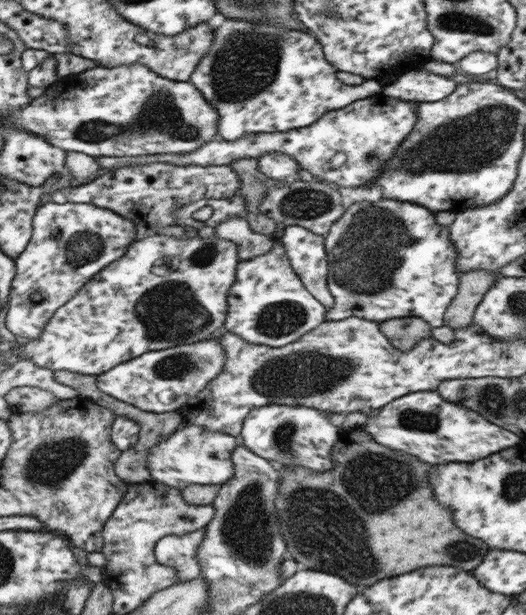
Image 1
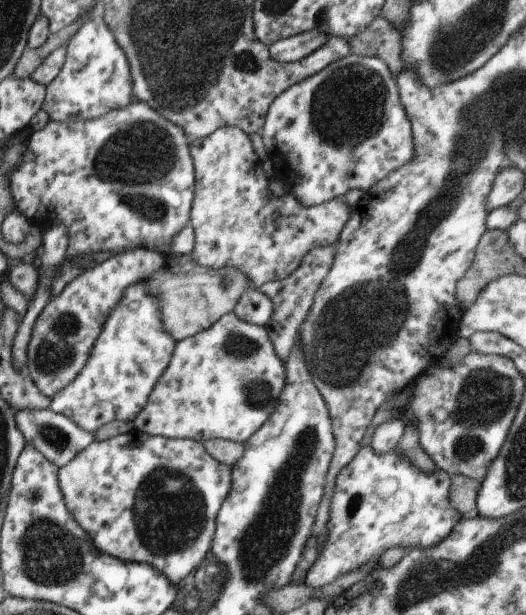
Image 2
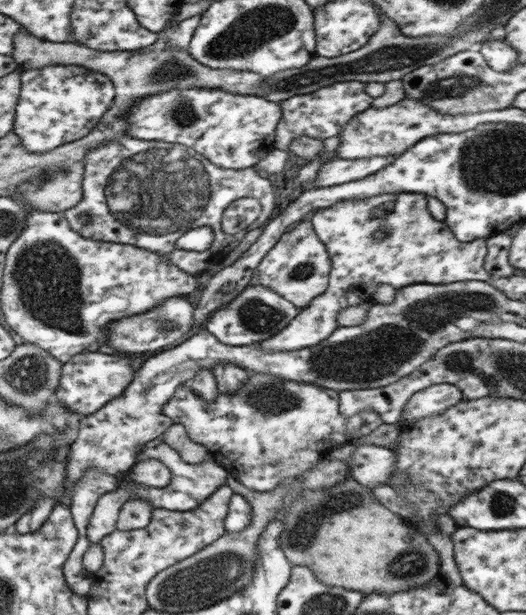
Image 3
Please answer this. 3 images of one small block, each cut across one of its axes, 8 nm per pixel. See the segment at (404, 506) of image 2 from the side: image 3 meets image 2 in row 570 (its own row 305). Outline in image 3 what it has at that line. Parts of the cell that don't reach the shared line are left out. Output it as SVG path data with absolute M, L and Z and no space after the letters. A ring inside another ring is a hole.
M379 193L377 196L362 199L342 200L327 208L318 208L311 212L308 220L319 242L324 244L330 271L327 288L300 309L287 326L270 336L267 340L256 343L261 350L299 350L319 344L337 328L336 314L344 308L359 304L361 301L372 302L371 293L378 284L388 284L393 288L403 288L410 284L447 284L466 280L487 281L490 274L484 269L486 238L477 238L471 242L459 242L444 221L435 220L427 210L426 196L421 193Z

